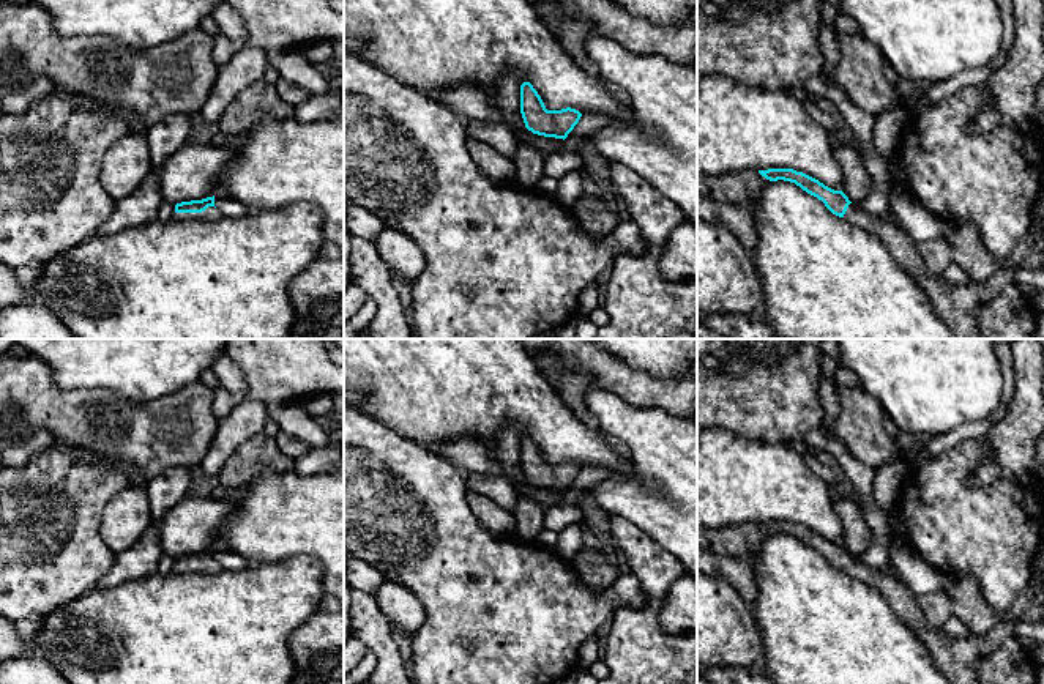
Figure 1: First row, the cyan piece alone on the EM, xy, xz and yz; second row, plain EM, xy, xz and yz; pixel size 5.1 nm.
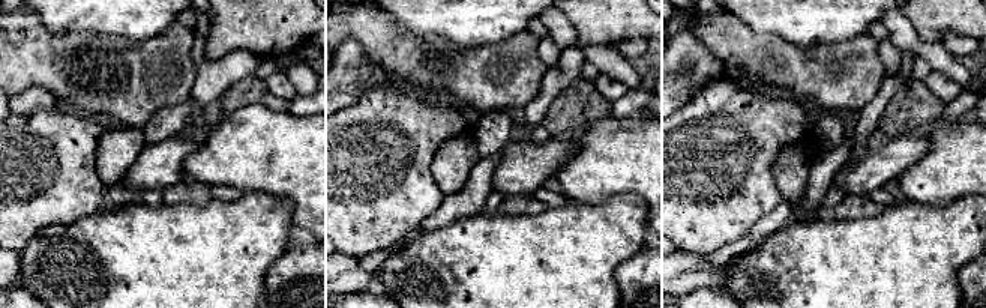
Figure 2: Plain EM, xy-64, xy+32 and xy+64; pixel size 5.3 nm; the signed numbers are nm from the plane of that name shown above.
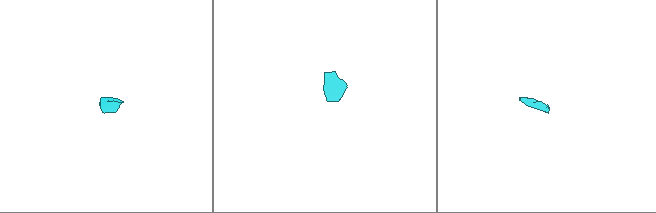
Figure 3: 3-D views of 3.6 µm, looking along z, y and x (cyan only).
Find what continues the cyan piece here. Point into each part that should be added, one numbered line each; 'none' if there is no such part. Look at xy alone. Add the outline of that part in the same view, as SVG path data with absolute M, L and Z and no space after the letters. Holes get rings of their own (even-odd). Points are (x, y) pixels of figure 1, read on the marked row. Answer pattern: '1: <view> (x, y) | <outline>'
1: xy (212, 213) | M208 206L202 213L175 213L173 214L173 219L177 219L177 221L207 221L207 222L213 222L219 217L221 217L221 213L214 206Z

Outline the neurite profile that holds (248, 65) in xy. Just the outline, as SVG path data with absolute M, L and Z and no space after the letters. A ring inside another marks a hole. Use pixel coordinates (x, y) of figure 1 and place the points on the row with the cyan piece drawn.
M243 47L229 63L218 66L214 85L200 110L203 120L218 125L233 98L263 79L267 66L267 55L257 47Z

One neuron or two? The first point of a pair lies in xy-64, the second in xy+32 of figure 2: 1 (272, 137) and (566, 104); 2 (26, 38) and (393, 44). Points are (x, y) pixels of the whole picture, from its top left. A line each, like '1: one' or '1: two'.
1: two
2: one

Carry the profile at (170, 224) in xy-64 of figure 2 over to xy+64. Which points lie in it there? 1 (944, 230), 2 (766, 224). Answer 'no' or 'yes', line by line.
1: yes
2: no

